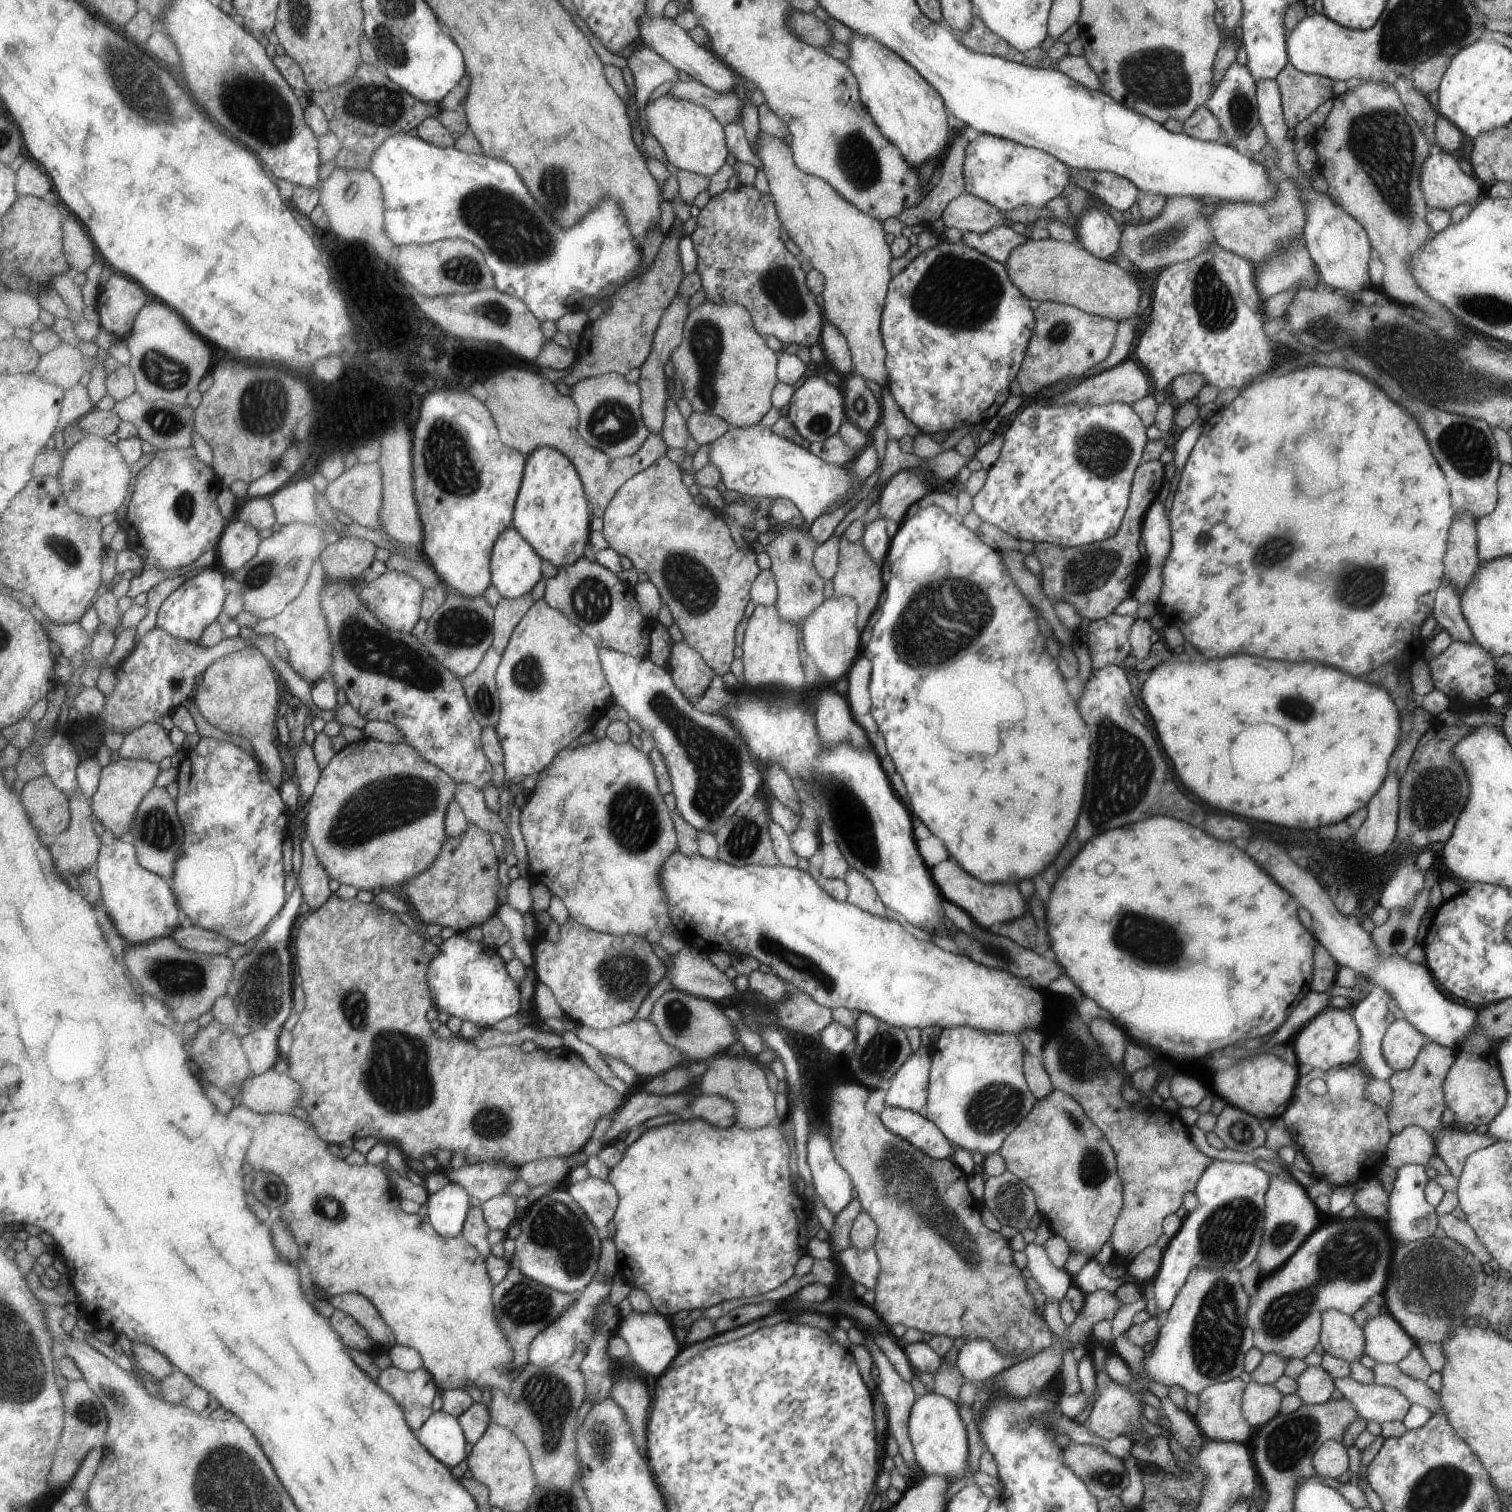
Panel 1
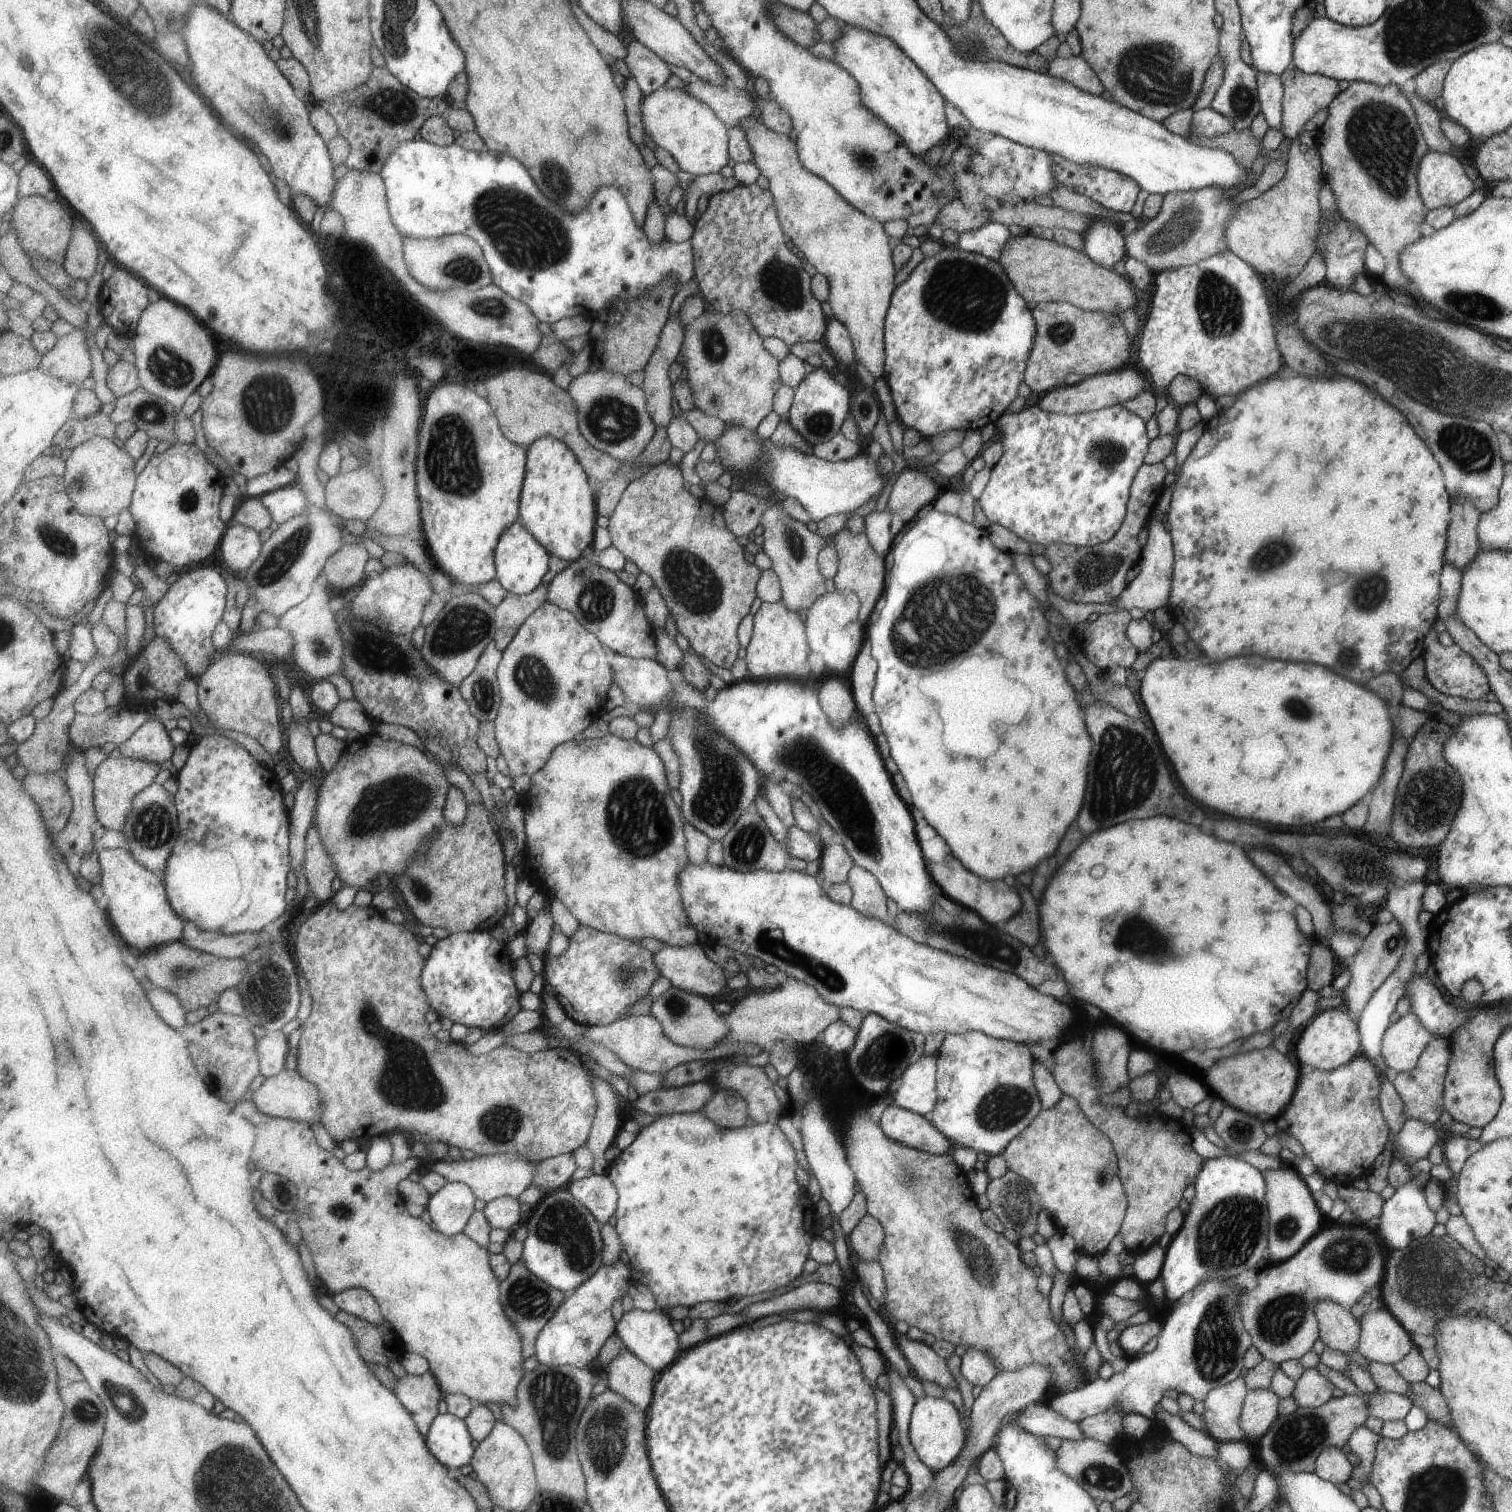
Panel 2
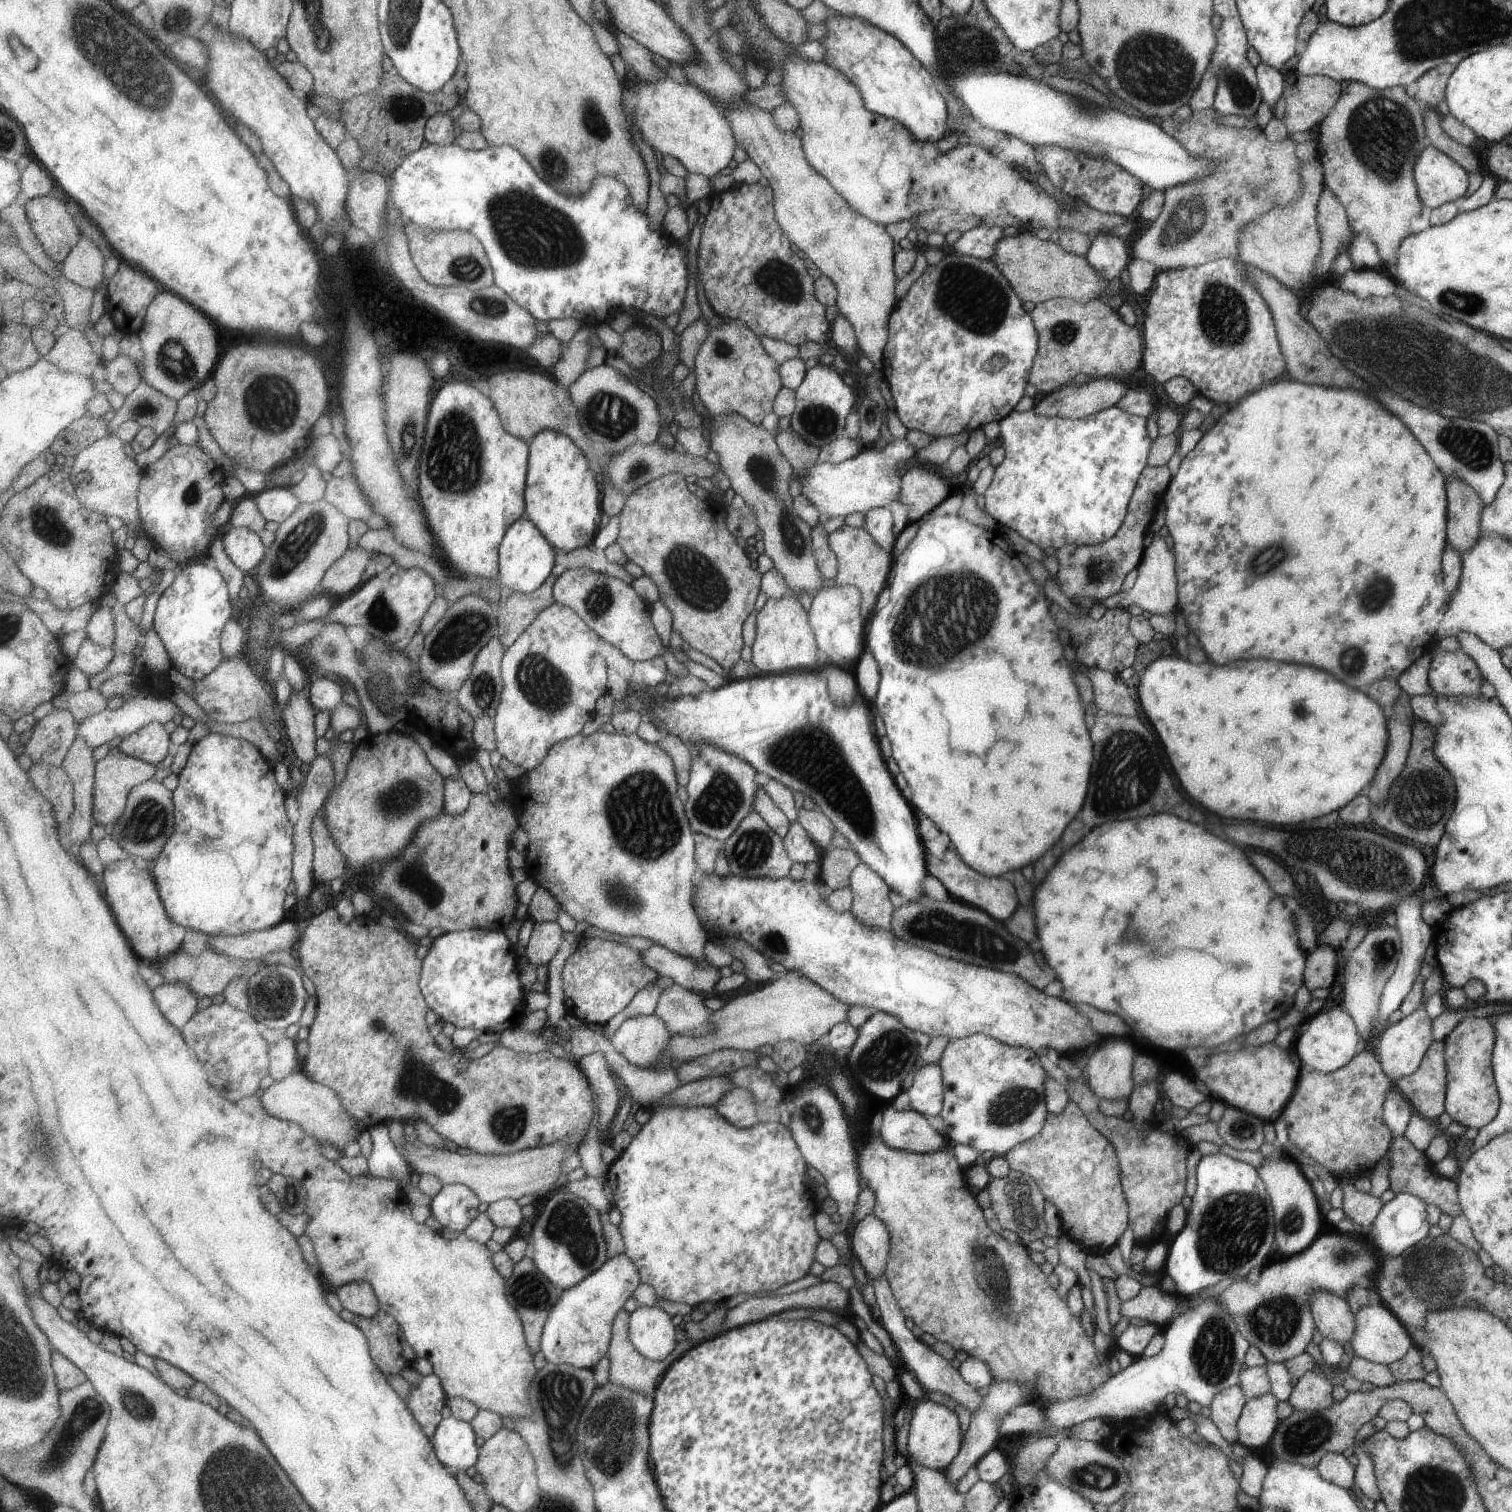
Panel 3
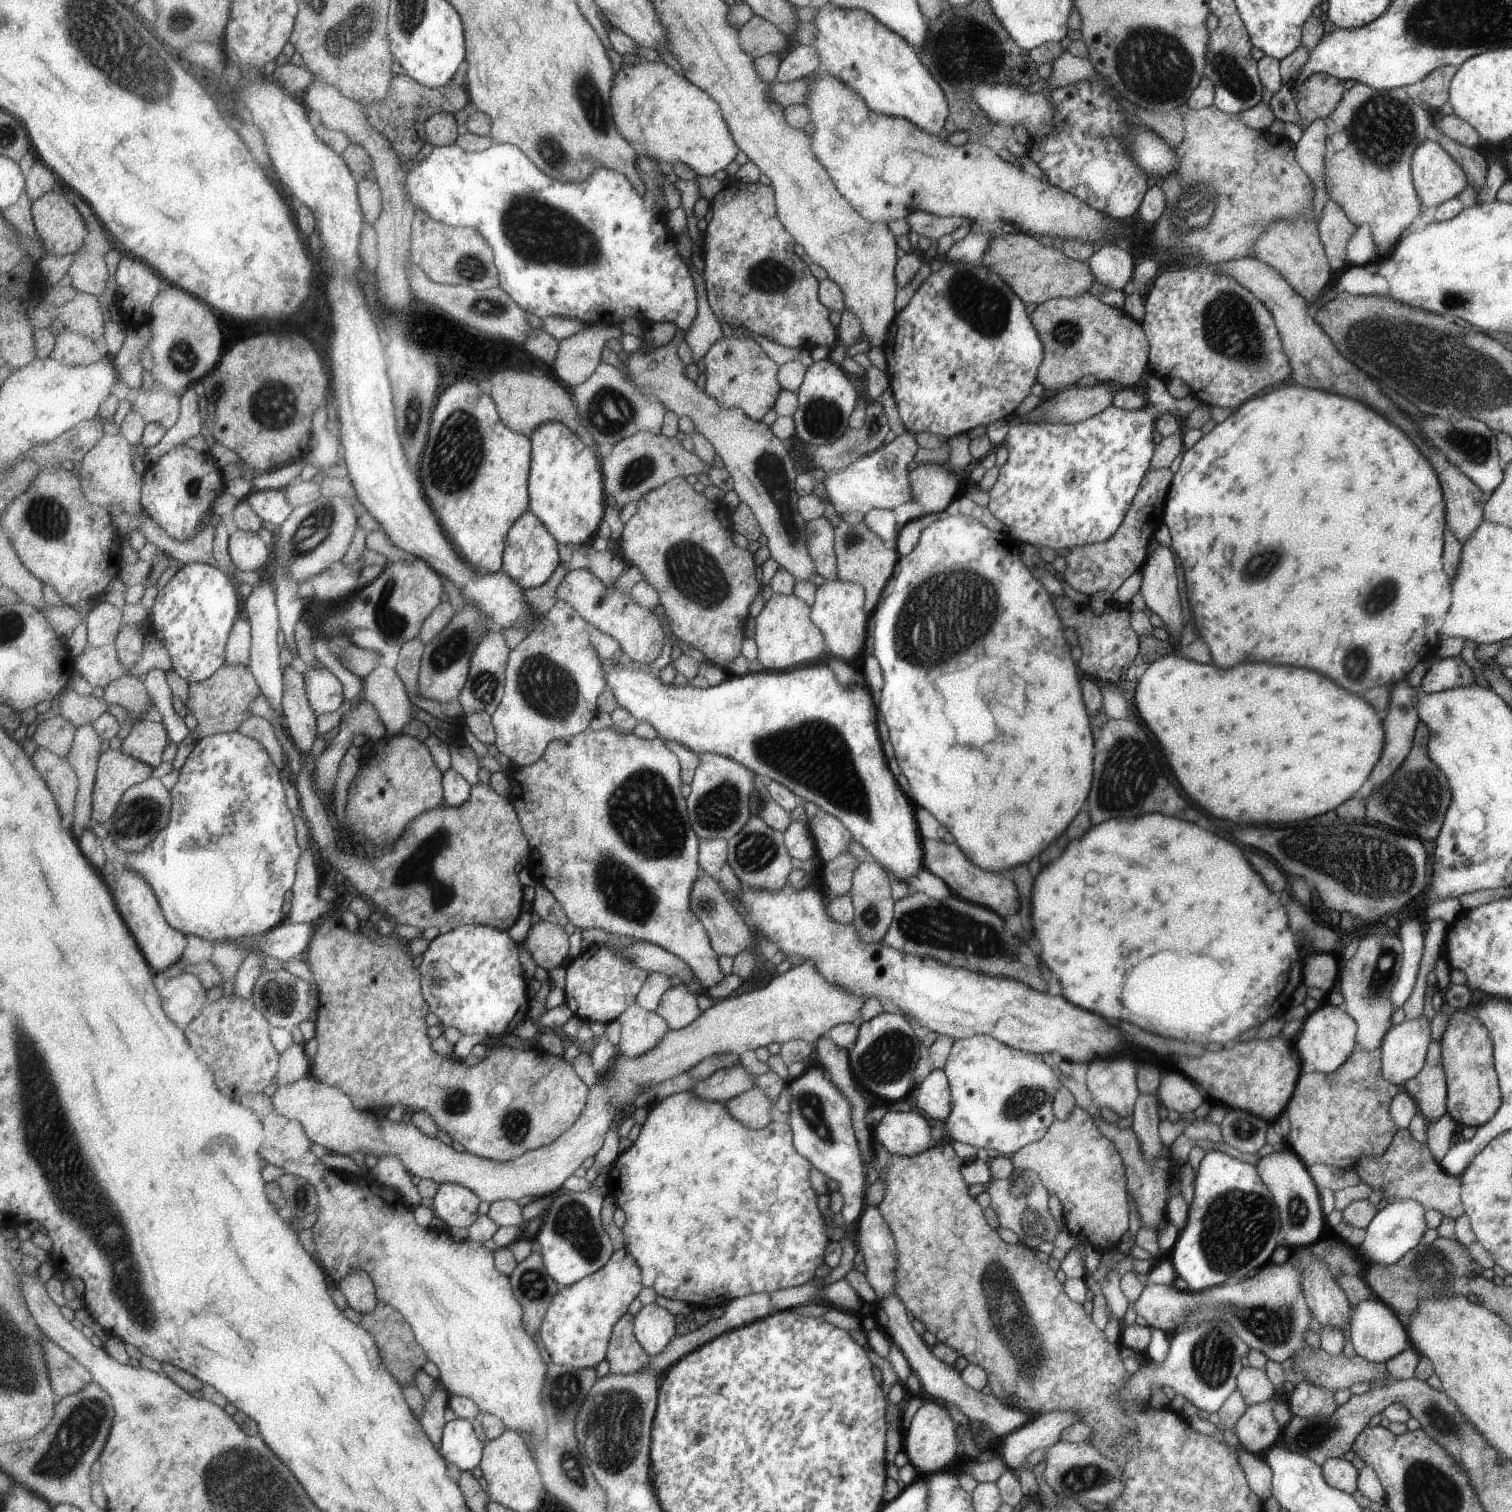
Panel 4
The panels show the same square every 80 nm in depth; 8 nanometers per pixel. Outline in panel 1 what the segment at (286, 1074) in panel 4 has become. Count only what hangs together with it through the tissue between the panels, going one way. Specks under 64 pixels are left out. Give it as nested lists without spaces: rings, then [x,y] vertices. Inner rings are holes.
[[[283,1028],[259,1029],[242,1038],[242,1043],[252,1066],[252,1073],[263,1074],[273,1069],[279,1060],[279,1036]]]

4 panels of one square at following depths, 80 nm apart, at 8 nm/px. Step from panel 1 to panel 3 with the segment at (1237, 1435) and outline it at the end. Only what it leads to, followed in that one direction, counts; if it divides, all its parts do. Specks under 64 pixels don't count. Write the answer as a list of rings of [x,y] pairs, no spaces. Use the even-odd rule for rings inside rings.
[[[1239,1384],[1219,1390],[1209,1404],[1209,1419],[1229,1444],[1237,1442],[1236,1421],[1247,1401]]]

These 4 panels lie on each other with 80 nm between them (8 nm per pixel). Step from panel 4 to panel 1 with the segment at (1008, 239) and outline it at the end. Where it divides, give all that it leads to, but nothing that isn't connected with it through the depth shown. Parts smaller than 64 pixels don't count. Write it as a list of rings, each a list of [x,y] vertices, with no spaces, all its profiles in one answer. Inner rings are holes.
[[[1025,239],[1004,262],[1012,284],[1029,300],[1076,306],[1079,310],[1114,321],[1135,315],[1139,308],[1139,286],[1133,273],[1123,272],[1111,260],[1094,257],[1083,246],[1053,239]]]

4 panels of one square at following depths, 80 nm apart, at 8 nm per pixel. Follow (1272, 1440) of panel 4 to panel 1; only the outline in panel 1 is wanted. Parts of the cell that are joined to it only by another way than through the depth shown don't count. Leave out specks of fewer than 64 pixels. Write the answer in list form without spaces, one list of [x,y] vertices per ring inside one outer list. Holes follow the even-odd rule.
[[[1248,1382],[1243,1392],[1242,1414],[1253,1431],[1265,1426],[1279,1413],[1282,1396],[1273,1385]]]

